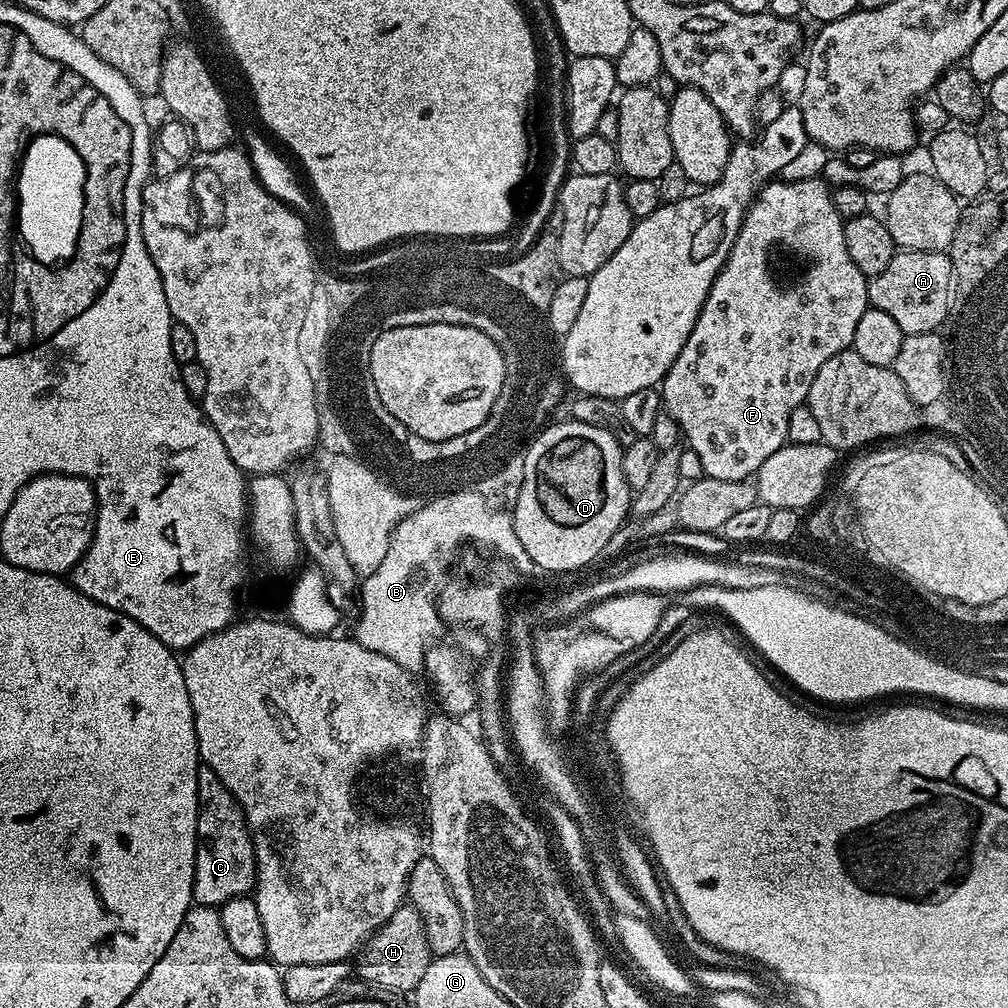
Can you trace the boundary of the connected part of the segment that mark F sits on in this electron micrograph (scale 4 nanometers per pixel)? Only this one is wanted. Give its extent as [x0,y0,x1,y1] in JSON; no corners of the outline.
[662,178,870,480]

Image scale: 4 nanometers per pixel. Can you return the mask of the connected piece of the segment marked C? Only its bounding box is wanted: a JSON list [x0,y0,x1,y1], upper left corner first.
[192,767,256,906]

